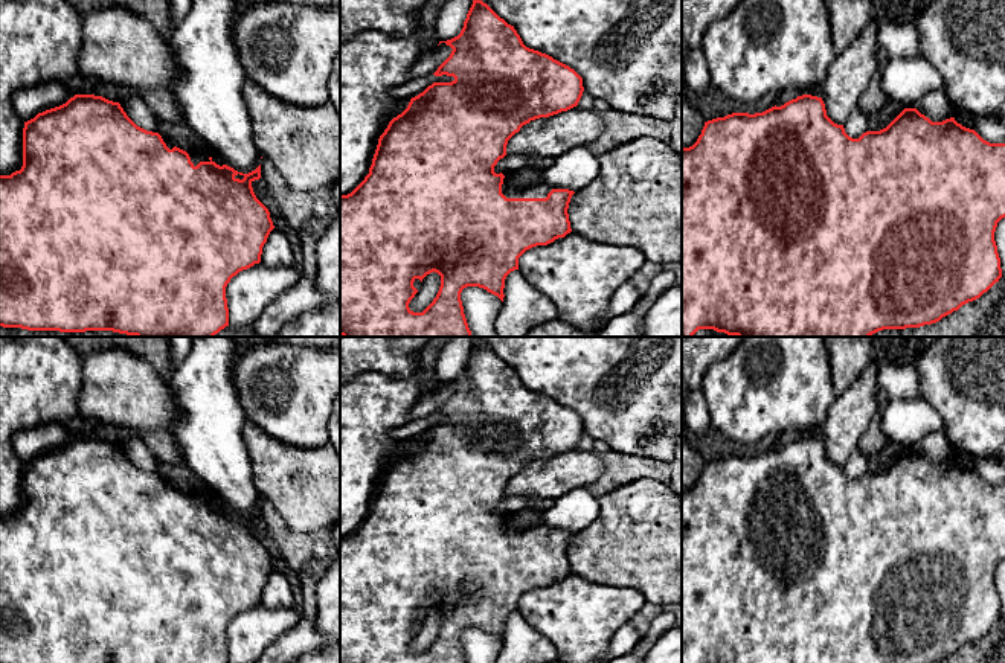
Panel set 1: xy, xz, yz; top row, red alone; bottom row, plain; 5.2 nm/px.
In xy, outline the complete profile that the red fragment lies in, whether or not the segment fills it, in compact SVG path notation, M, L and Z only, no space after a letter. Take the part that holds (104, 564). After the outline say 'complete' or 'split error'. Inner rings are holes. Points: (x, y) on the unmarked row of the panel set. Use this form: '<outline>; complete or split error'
M75 436L66 445L38 454L24 463L23 469L23 508L11 517L0 517L0 663L229 663L226 628L239 613L261 604L262 588L270 573L275 570L268 550L256 540L252 524L261 520L261 506L242 515L227 508L226 503L206 485L200 491L186 494L174 488L159 474L137 468L124 453L119 444L95 436Z; split error

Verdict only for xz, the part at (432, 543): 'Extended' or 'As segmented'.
Extended

